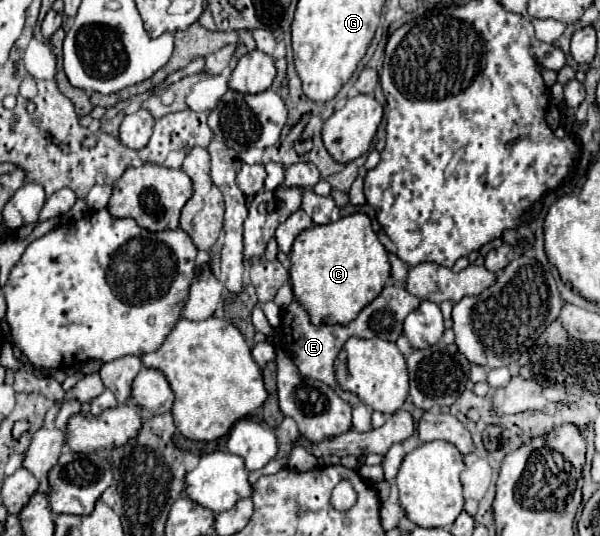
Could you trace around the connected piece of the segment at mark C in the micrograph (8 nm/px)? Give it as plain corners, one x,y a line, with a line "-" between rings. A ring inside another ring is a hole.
365,213
341,217
335,223
301,231
291,247
289,283
295,301
309,313
313,325
347,325
385,287
391,273
387,251

